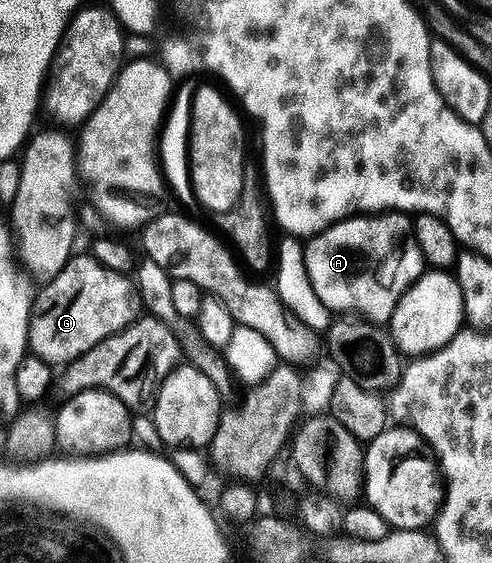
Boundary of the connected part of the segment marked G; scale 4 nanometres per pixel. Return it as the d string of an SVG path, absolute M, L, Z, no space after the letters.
M75 253L34 296L34 310L30 312L29 354L51 365L65 365L76 361L88 349L100 345L108 337L120 333L139 318L142 299L130 275L104 269L93 254Z

